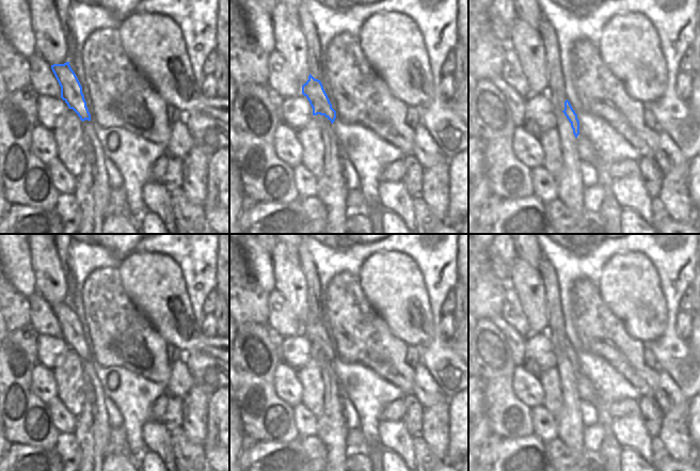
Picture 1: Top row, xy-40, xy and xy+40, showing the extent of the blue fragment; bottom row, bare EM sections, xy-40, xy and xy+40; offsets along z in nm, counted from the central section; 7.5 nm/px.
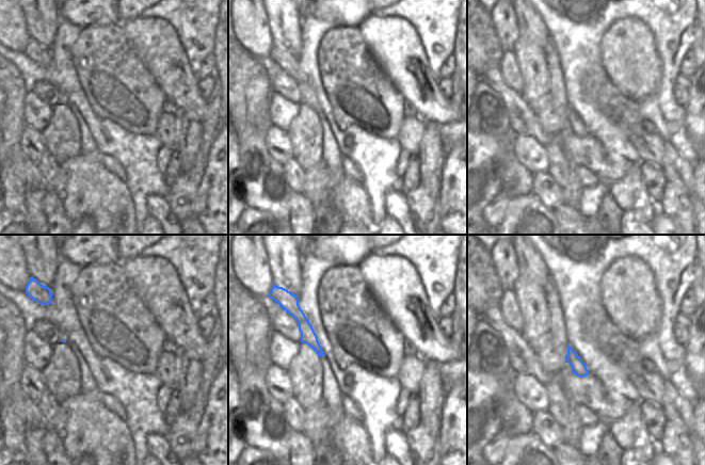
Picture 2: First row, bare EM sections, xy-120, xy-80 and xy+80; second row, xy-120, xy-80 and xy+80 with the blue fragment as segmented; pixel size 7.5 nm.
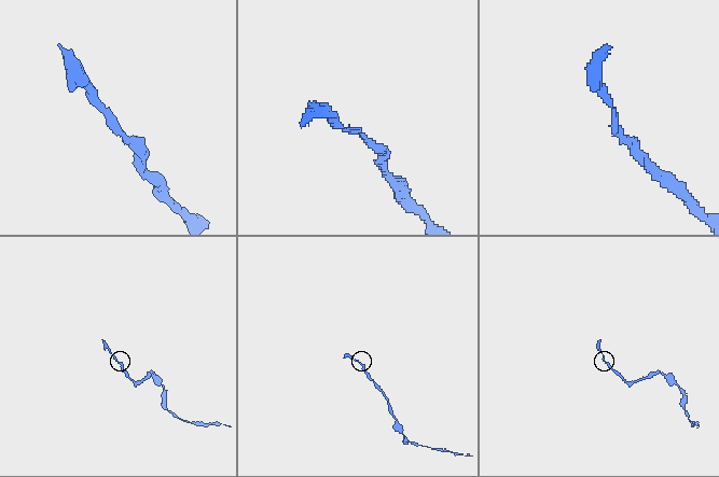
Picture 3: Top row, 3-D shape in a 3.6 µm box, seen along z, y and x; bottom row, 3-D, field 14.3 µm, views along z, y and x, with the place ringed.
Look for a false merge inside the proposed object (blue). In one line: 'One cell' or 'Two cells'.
One cell

